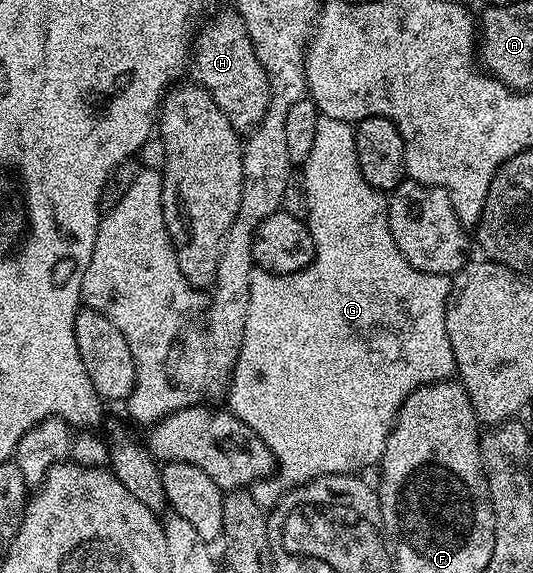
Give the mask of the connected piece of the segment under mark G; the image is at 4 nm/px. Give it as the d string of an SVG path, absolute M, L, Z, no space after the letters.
M321 116L317 120L317 137L313 139L313 152L309 152L309 160L303 163L301 171L308 197L308 216L305 221L313 236L315 258L307 265L307 269L296 274L271 274L258 268L251 273L249 316L245 320L245 336L233 379L233 390L239 393L239 398L229 403L229 409L242 422L249 424L249 428L253 428L257 436L261 436L261 440L269 447L280 465L292 464L295 468L316 468L315 472L321 476L355 474L373 465L374 462L375 465L382 463L385 444L389 440L403 401L419 386L450 379L456 373L453 348L450 347L449 335L446 332L447 303L452 279L446 274L421 272L413 268L413 264L409 264L405 256L401 256L389 232L387 198L371 187L365 176L361 176L361 168L357 164L355 126L352 123Z

